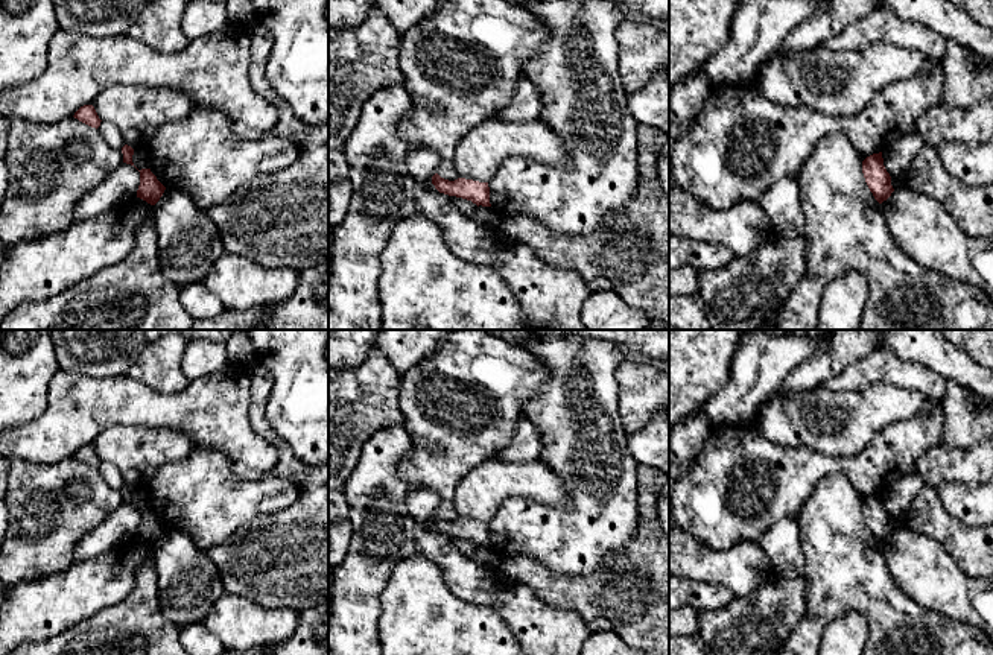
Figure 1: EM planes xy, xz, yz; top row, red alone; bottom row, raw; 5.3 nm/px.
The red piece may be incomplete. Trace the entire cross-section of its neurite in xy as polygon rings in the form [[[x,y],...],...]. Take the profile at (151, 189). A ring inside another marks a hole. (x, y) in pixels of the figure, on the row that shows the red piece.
[[[141,169],[140,172],[140,185],[137,190],[137,198],[146,201],[151,205],[155,205],[163,196],[166,187],[157,179],[151,169]]]

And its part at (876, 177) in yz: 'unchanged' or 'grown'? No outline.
unchanged

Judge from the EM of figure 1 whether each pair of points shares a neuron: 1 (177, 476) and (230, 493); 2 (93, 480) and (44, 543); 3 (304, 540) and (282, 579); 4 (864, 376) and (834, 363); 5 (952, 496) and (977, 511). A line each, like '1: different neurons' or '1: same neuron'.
1: same neuron
2: same neuron
3: same neuron
4: different neurons
5: same neuron

